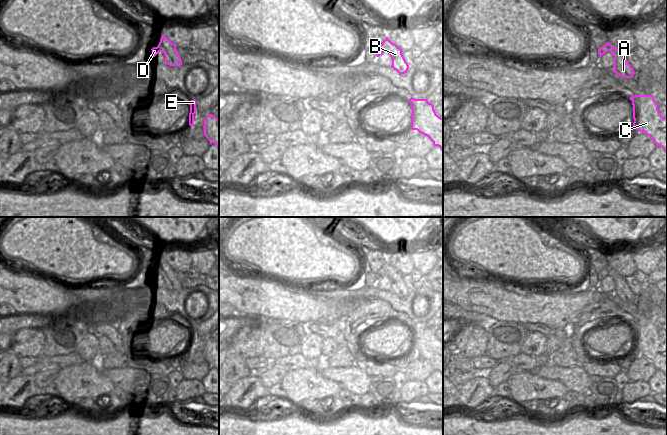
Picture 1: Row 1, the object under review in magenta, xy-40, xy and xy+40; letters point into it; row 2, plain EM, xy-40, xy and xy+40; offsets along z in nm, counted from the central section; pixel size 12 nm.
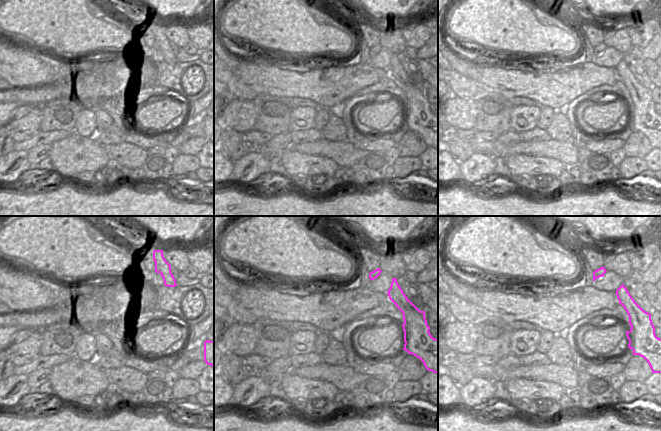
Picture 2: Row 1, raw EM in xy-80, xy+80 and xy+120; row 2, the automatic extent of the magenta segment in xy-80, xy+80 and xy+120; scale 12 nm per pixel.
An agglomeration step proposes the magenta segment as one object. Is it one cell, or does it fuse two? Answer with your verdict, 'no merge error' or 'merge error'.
merge error

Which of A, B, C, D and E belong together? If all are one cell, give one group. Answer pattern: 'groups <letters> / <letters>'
groups A B C E / D

